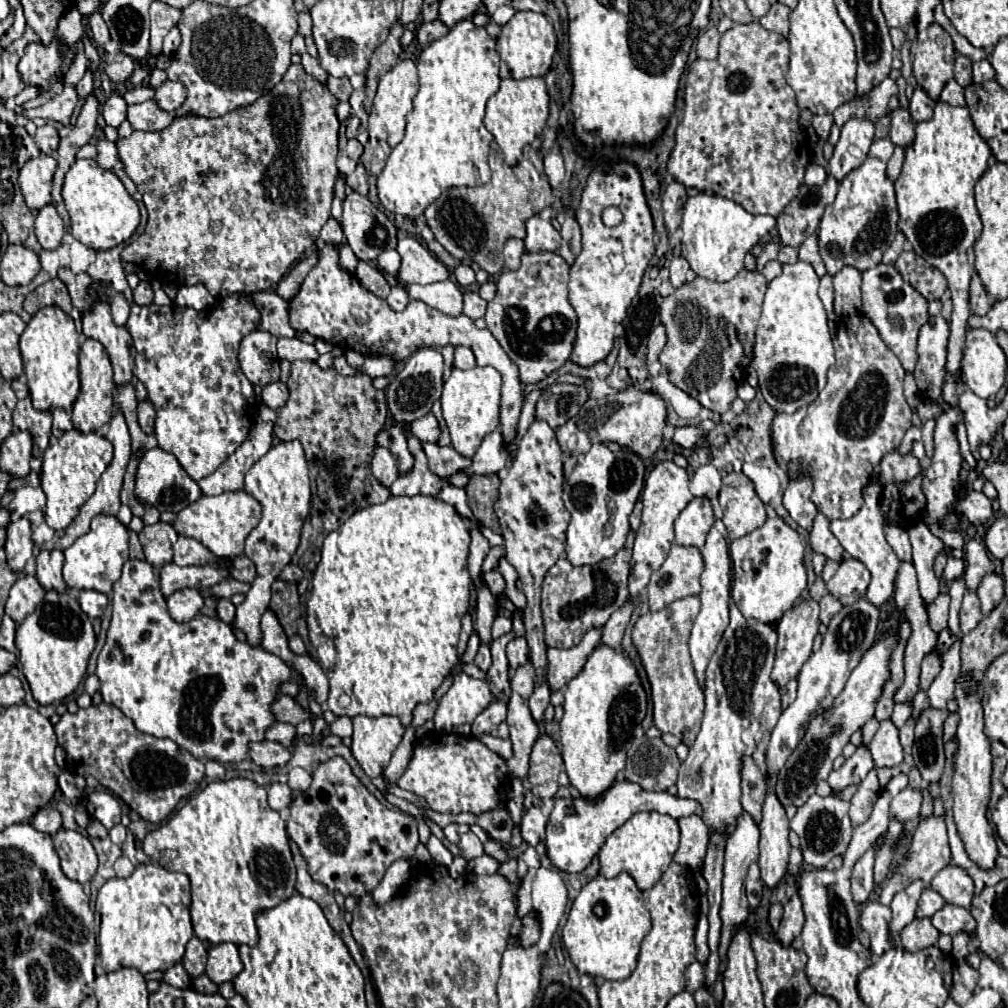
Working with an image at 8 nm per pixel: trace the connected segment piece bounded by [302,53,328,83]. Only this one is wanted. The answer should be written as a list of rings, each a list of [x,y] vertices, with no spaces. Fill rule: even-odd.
[[[304,53],[304,55],[302,55],[302,67],[304,67],[304,71],[306,71],[306,73],[310,73],[314,79],[318,79],[320,83],[326,83],[328,73],[320,67],[320,63],[318,63],[318,59],[316,59],[316,57],[312,57],[312,55]]]

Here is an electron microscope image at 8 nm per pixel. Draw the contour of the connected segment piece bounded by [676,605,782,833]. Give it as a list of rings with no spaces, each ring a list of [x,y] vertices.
[[[736,605],[730,607],[730,625],[724,631],[724,637],[710,659],[706,679],[706,709],[702,719],[702,729],[690,747],[688,759],[680,767],[678,775],[678,797],[694,799],[704,803],[704,823],[708,823],[714,831],[732,833],[736,825],[736,815],[740,815],[740,757],[752,755],[754,749],[762,743],[764,733],[770,733],[780,717],[780,687],[772,681],[770,673],[774,667],[774,651],[776,651],[776,629],[772,625],[760,623],[756,619],[746,619]]]

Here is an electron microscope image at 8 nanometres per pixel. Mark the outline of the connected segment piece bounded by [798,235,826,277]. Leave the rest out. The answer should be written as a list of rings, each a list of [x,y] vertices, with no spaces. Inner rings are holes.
[[[810,235],[810,237],[798,247],[798,259],[800,259],[800,261],[808,261],[808,263],[814,267],[814,271],[816,271],[818,277],[826,273],[826,267],[824,267],[822,259],[820,259],[820,253],[818,253],[818,237],[816,237],[816,235]]]

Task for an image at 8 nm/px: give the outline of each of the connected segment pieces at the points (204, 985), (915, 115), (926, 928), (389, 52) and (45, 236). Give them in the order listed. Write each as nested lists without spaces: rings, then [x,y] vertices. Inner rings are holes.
[[[200,975],[200,977],[192,979],[192,987],[194,987],[196,991],[200,991],[200,993],[216,993],[216,991],[218,991],[218,985],[212,983],[206,975]]]
[[[916,87],[916,89],[914,89],[914,95],[912,95],[912,99],[910,99],[910,105],[908,105],[908,111],[910,111],[910,115],[912,115],[912,121],[914,121],[914,123],[922,123],[922,121],[932,119],[934,105],[936,105],[936,103],[934,103],[932,99],[928,99],[928,95],[926,95],[920,87]]]
[[[914,919],[900,931],[900,945],[906,951],[920,951],[938,943],[940,933],[932,927],[930,919]]]
[[[394,23],[388,39],[374,51],[372,59],[370,59],[370,69],[368,69],[368,79],[366,79],[366,99],[364,99],[364,107],[366,111],[370,111],[372,99],[376,95],[376,87],[378,87],[378,79],[380,75],[384,75],[384,71],[392,69],[398,63],[398,55],[402,53],[402,45],[400,45],[400,37],[404,33],[404,25],[402,23]]]
[[[46,205],[46,207],[42,207],[38,211],[34,229],[36,229],[38,243],[44,249],[52,251],[52,249],[56,249],[62,243],[62,237],[64,237],[64,221],[56,213],[56,207],[54,205]]]

